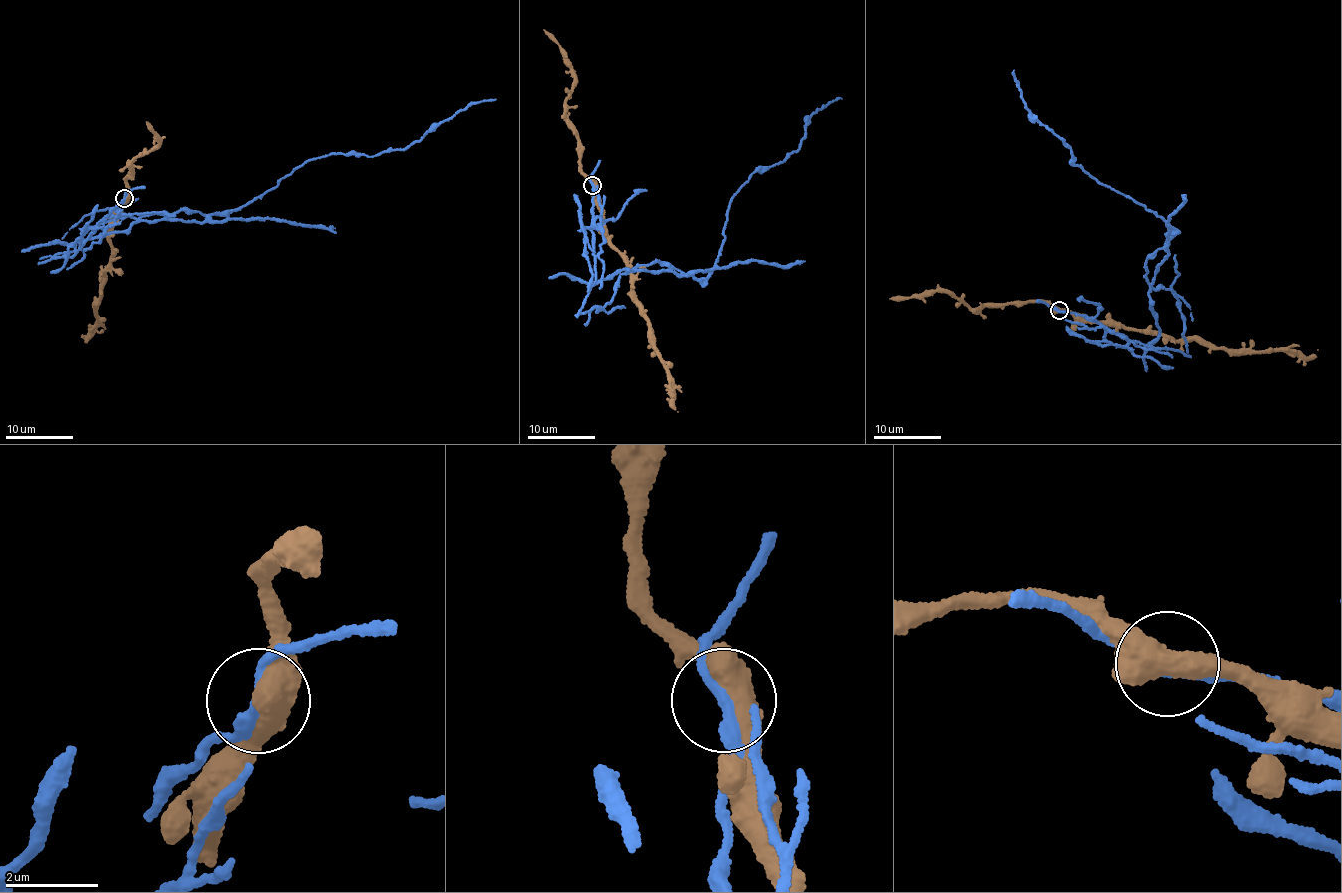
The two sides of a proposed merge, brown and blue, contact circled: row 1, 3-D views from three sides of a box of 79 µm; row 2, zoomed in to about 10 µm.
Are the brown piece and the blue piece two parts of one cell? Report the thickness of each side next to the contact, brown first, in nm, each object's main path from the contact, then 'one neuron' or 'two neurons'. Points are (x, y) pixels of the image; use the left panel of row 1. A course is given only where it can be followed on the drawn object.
600 nm thick on the brown side, 280 nm on the other; brown runs (125, 198), (107, 227), (112, 256), (92, 305), (97, 320), (85, 338), (92, 335); blue runs (125, 198), (71, 258), (43, 261), (127, 215), (201, 222), (224, 215), (309, 160), (404, 148), (496, 99); two neurons

